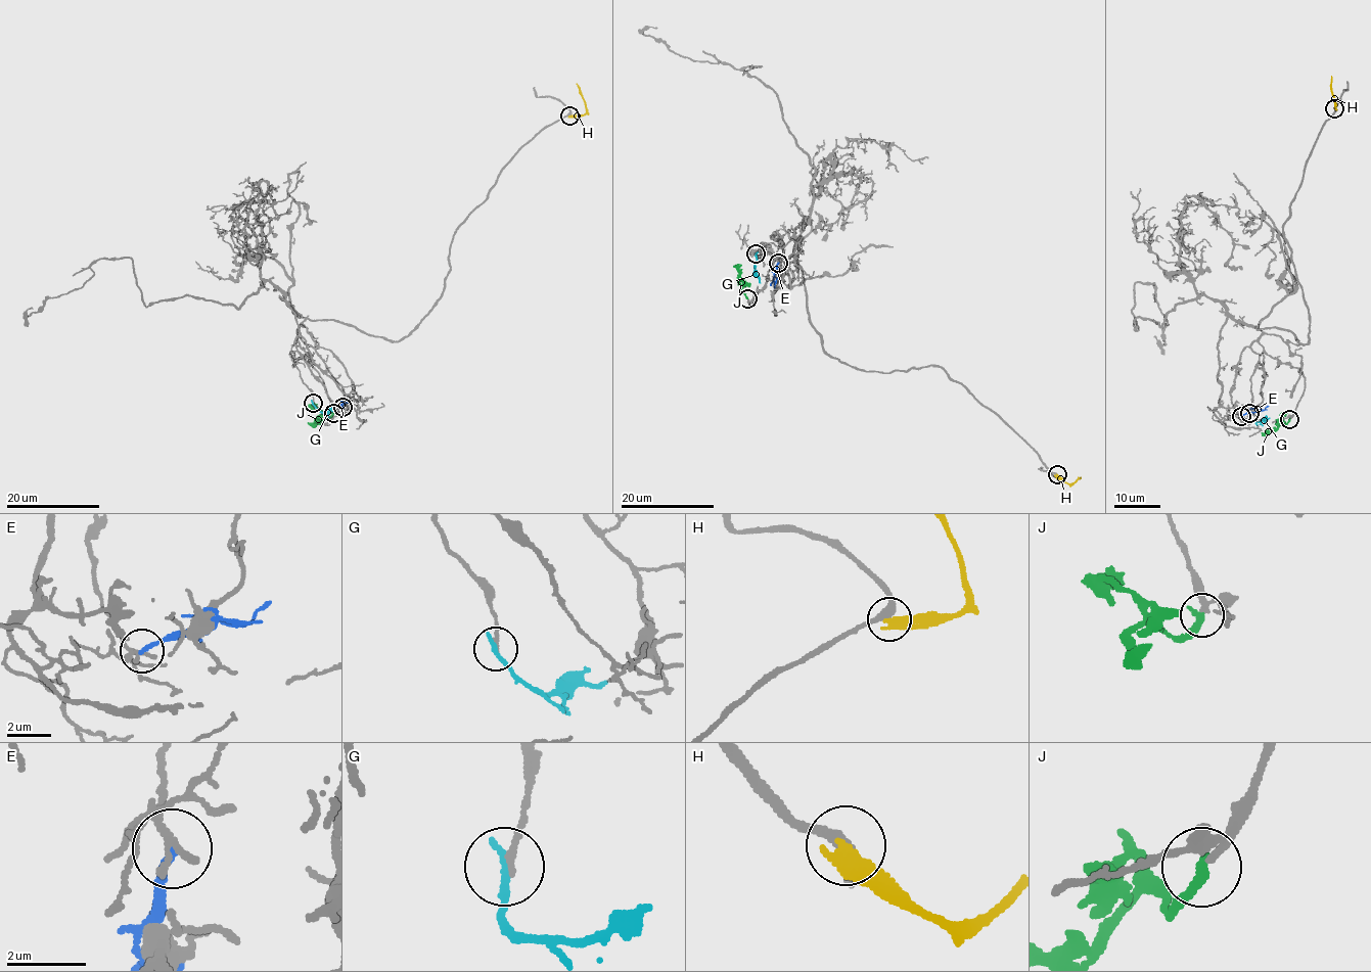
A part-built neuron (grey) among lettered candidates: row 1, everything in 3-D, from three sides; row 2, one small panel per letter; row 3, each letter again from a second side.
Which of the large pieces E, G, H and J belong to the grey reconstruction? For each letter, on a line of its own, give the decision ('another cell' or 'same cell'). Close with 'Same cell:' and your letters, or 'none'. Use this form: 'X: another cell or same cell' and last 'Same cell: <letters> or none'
E: another cell
G: another cell
H: another cell
J: another cell
Same cell: none

